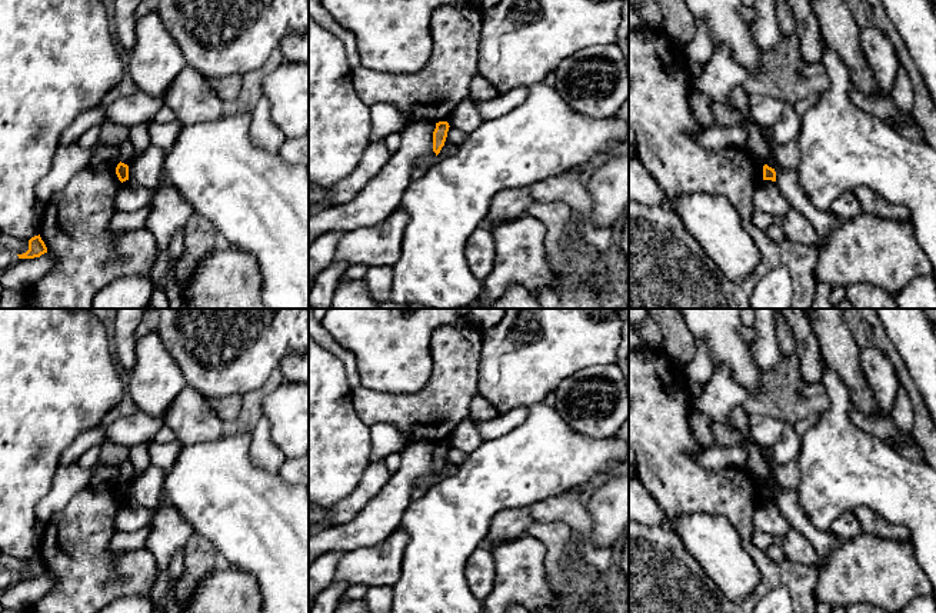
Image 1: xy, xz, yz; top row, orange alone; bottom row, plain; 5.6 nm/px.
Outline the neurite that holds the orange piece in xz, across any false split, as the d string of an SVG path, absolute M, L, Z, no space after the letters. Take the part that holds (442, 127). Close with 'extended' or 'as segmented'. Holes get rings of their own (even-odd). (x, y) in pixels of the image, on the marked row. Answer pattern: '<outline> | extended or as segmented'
M447 121L436 123L436 129L433 131L433 151L436 153L436 156L440 153L442 147L444 146L449 127L450 126Z | as segmented

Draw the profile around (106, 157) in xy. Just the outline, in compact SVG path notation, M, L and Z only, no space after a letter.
M100 144L91 159L90 159L90 169L94 170L113 170L120 163L120 151L116 146L104 146Z

